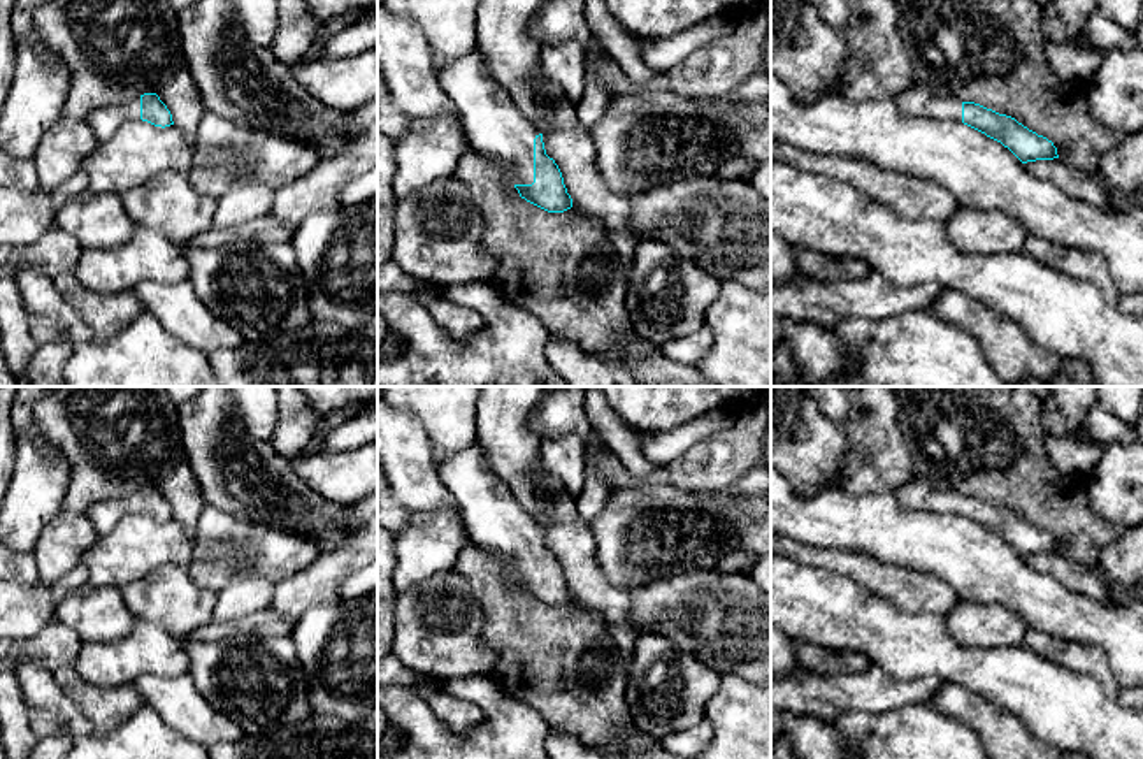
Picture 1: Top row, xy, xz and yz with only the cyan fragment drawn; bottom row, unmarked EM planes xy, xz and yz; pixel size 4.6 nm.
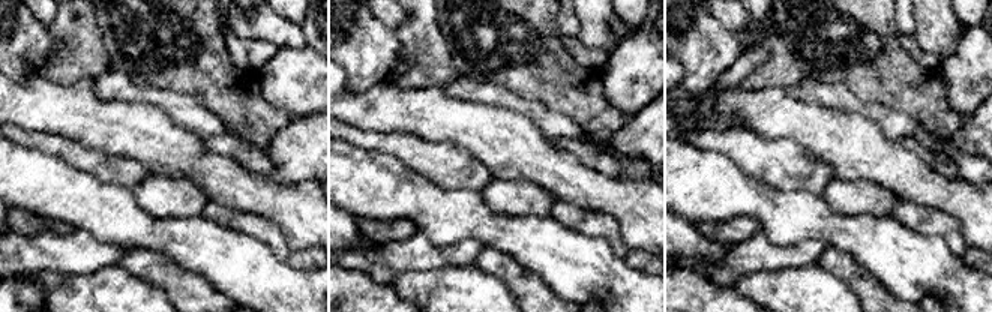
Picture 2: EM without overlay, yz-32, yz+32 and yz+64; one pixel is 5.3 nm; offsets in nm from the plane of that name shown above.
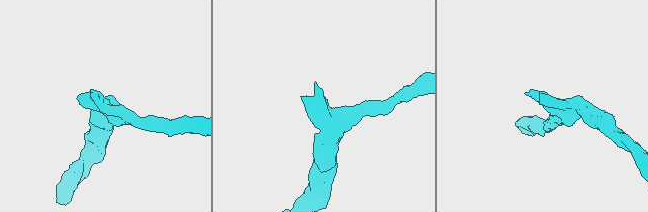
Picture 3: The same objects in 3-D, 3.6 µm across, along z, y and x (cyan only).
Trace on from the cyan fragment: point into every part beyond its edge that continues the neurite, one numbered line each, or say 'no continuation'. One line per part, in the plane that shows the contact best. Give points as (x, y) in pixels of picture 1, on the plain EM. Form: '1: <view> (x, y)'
1: xz (496, 522)

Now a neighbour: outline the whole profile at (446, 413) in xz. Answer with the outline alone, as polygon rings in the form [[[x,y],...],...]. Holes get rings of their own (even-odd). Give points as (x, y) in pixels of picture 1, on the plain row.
[[[383,387],[381,395],[409,411],[427,432],[435,455],[469,448],[476,439],[479,387]]]

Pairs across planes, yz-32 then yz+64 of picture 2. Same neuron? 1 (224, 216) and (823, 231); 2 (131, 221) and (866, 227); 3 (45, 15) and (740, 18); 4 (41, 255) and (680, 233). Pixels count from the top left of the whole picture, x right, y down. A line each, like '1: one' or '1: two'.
1: two
2: one
3: one
4: two

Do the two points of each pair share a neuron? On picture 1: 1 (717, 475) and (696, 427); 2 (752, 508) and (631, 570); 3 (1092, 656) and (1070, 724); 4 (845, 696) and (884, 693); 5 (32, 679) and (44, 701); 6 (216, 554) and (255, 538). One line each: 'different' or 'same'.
1: different
2: same
3: different
4: same
5: same
6: same

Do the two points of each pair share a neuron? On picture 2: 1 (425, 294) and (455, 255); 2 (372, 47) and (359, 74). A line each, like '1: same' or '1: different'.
1: different
2: same

